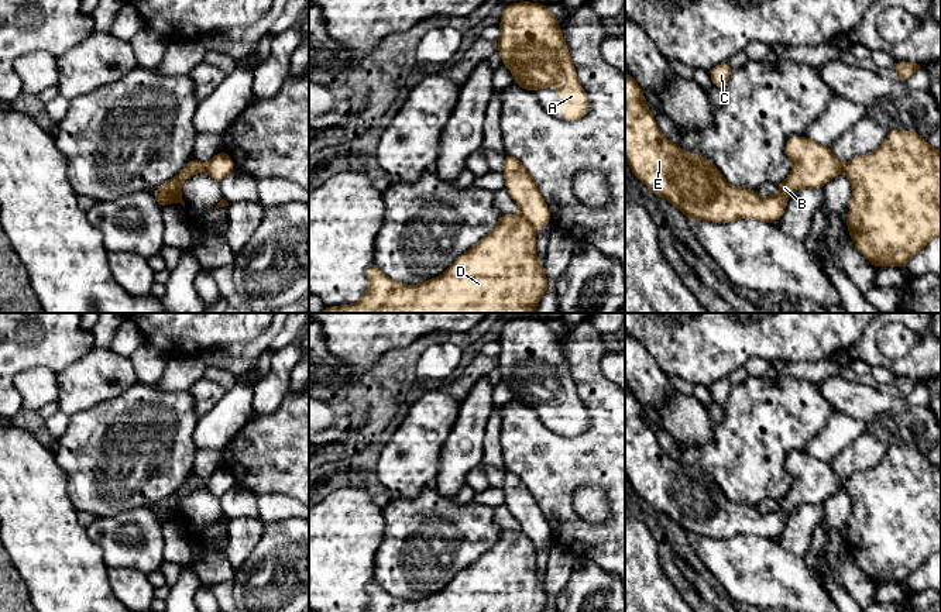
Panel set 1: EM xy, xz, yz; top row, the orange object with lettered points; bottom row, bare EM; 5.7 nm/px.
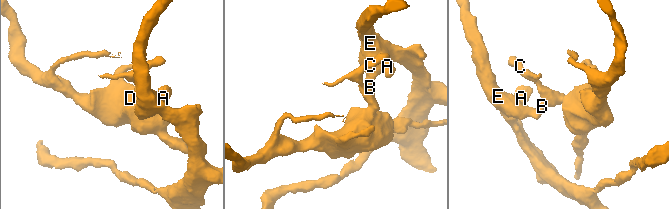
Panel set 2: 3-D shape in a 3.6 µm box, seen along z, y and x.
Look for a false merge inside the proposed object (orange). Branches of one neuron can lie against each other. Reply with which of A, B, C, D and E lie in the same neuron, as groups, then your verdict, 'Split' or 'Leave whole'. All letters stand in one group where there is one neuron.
Groups: A B C E / D. Split

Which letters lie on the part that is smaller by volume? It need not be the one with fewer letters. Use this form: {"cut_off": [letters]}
{"cut_off": ["D"]}

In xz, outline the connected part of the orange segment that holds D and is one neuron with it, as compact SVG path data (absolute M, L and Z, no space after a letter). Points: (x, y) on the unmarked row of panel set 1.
M501 530L497 541L461 570L439 594L406 601L384 591L375 581L367 585L368 604L363 612L543 612L547 592L536 575L536 549L521 530Z

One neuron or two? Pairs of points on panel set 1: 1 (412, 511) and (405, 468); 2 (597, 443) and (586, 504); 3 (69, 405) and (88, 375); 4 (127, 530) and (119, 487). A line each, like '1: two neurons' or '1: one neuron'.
1: two neurons
2: two neurons
3: one neuron
4: two neurons

